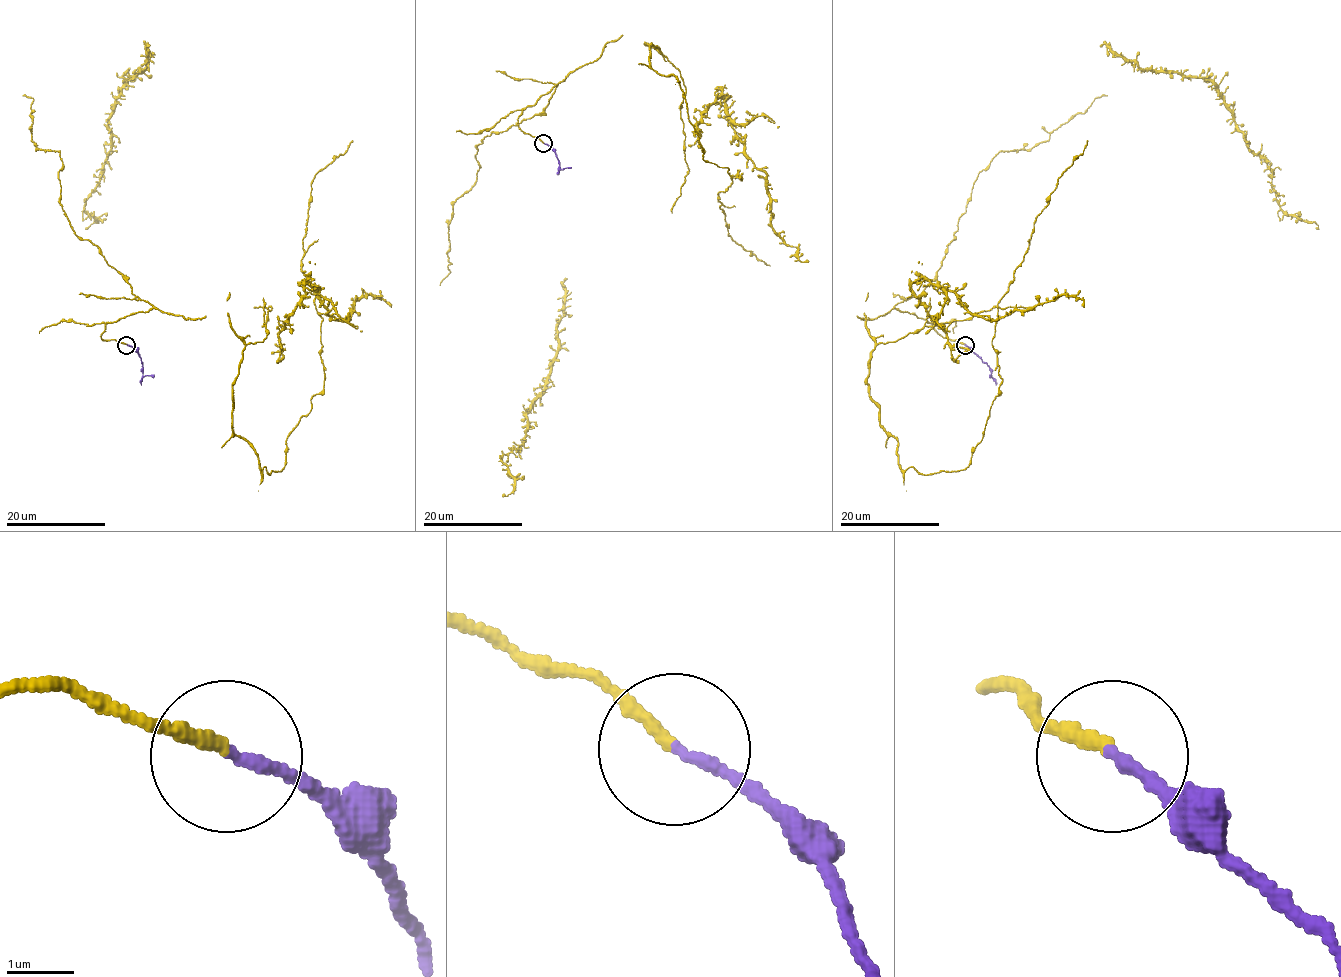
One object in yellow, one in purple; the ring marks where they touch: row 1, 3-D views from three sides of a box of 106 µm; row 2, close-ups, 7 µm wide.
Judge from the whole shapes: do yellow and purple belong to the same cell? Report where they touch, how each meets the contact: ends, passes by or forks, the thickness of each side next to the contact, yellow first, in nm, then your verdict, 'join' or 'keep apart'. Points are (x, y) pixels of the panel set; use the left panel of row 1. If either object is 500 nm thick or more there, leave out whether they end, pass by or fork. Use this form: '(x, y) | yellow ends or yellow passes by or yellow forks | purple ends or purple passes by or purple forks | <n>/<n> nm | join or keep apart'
(126, 345) | yellow ends | purple ends | 190/160 nm | keep apart

